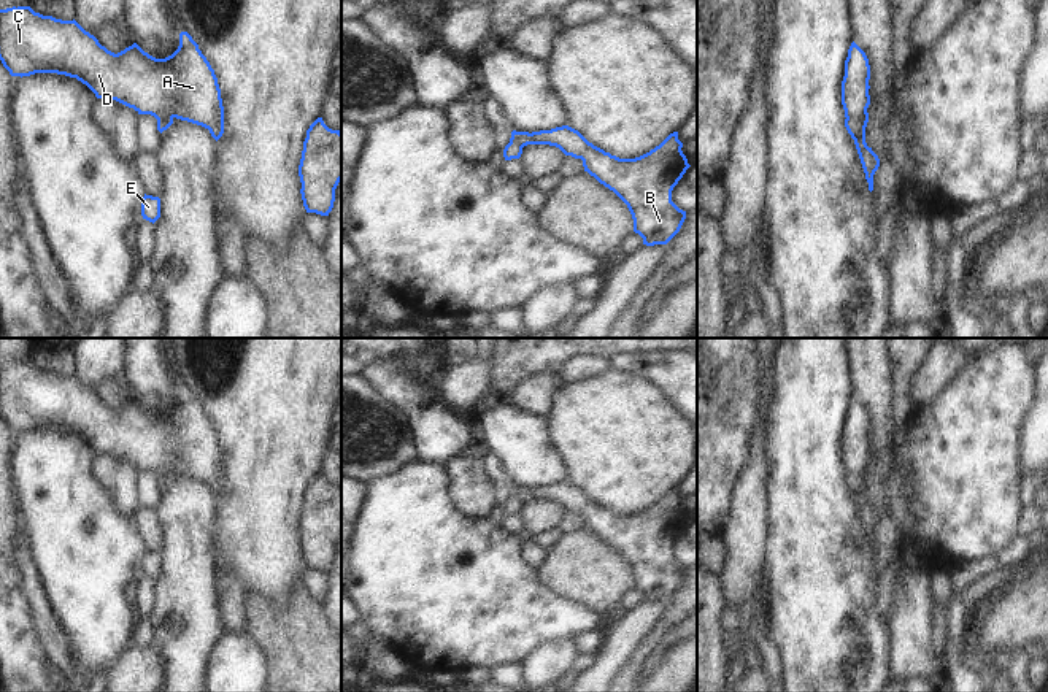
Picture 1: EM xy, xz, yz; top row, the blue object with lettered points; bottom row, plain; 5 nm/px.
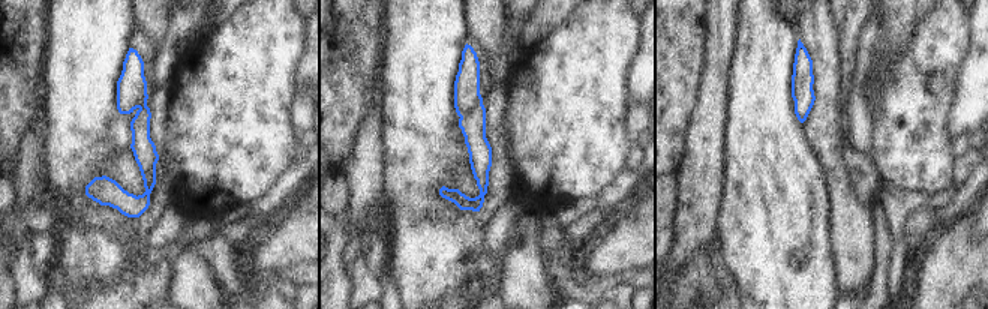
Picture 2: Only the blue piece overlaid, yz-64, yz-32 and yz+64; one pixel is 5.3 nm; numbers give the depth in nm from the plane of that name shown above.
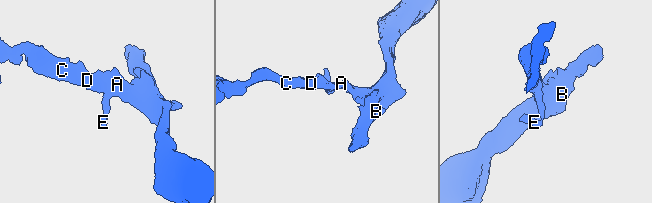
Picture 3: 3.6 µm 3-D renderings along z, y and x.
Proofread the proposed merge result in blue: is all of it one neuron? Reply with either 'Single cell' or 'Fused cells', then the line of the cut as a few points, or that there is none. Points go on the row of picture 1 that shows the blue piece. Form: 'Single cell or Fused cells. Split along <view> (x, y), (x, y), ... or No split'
Fused cells. Split along yz (866, 110), (858, 116), (847, 118).

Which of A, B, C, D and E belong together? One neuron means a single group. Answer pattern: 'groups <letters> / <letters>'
groups A B C D / E

